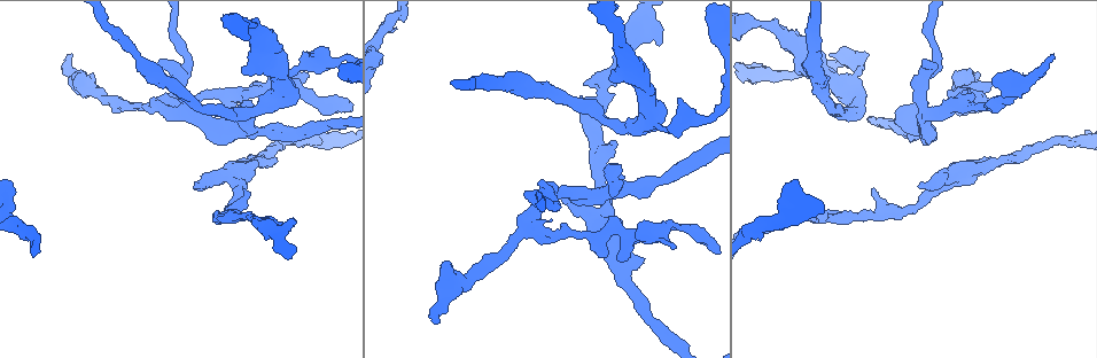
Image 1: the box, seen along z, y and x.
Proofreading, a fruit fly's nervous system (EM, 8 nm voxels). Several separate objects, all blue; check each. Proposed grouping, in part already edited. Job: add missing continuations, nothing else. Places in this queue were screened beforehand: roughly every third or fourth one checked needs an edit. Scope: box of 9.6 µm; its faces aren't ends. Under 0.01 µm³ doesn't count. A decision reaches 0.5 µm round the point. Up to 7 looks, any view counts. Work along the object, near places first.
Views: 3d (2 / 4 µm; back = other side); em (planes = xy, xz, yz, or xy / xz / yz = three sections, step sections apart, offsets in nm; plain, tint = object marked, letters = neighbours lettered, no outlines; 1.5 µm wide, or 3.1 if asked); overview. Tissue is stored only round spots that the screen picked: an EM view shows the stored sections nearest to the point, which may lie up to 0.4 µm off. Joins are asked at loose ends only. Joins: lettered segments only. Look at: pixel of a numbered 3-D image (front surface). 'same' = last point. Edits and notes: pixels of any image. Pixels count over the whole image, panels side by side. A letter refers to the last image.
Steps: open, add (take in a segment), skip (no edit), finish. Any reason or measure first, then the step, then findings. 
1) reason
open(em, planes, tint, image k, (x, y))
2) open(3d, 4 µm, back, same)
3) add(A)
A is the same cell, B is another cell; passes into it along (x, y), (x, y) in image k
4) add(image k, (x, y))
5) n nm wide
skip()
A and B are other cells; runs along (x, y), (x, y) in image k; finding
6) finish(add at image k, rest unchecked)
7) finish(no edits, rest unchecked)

an open end
open(em, planes, letters, image 1, (611, 143))

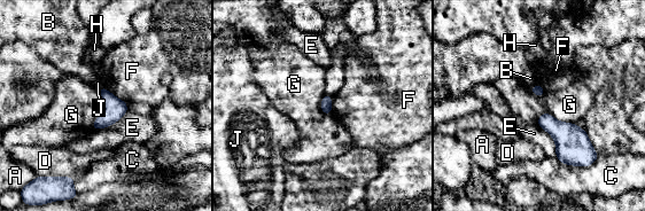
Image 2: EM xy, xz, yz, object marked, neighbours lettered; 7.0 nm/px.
skip()
A, B, C, D, E, F, G, H and J are other cells; border along (536, 122), (551, 114), (576, 124) in image 2; no lettered segment goes on from it

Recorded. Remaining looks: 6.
branch stops here
open(3d, 2 µm, back, image 1, (304, 73))

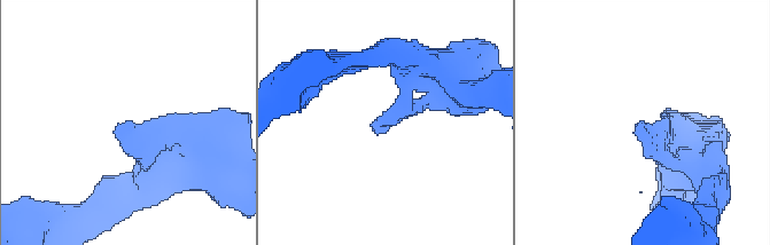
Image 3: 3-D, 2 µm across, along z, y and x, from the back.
open(em, planes, letters, image 3, (384, 131))

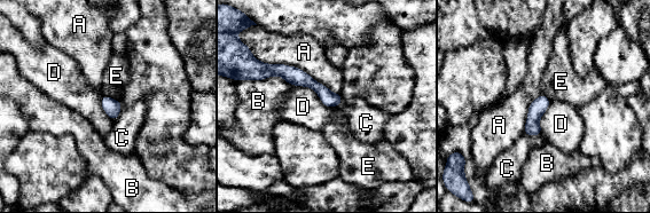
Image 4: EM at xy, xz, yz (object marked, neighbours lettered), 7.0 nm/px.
skip()
A, B, C, D and E are other cells; border along (290, 84), (311, 87), (330, 108) in image 4; no lettered segment goes on from it

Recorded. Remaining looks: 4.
branch stops here
open(3d, 4 µm, image 1, (658, 43))

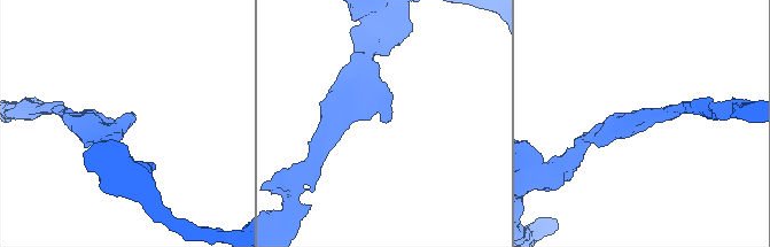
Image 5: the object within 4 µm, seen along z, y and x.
open(em, planes, letters, image 5, (127, 121))

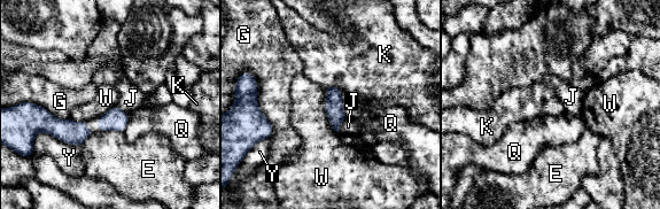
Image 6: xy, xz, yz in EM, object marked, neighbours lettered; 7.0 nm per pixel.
G touches over 400 nm
skip()
E, G, J, K, Q, W and Y are other cells; border along (98, 130), (118, 130), (123, 132) in image 6; none of them fits

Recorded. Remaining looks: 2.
finish(no edits, rest unchecked)

